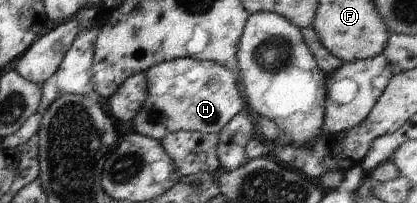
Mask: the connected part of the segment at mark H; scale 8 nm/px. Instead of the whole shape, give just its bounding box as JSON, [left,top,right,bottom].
[133,57,246,141]

